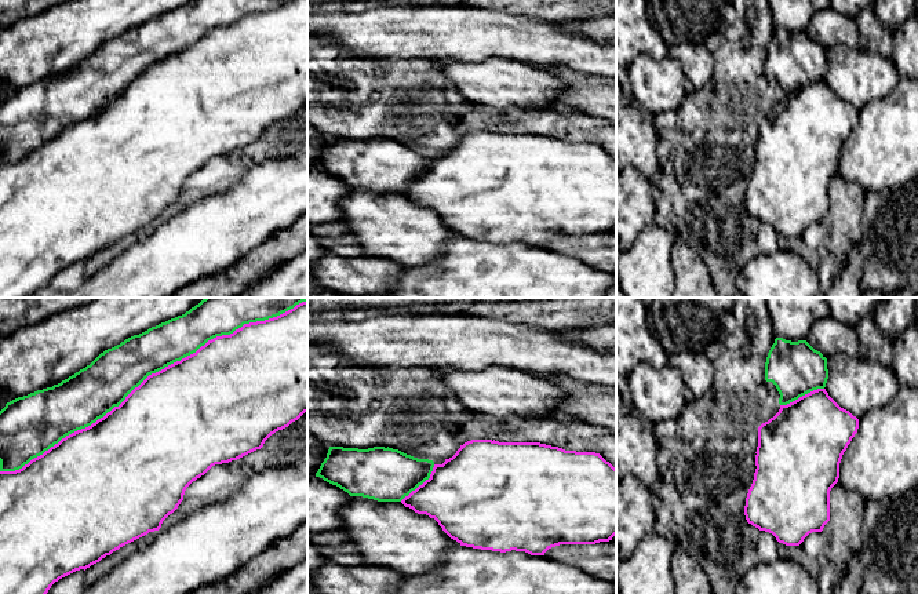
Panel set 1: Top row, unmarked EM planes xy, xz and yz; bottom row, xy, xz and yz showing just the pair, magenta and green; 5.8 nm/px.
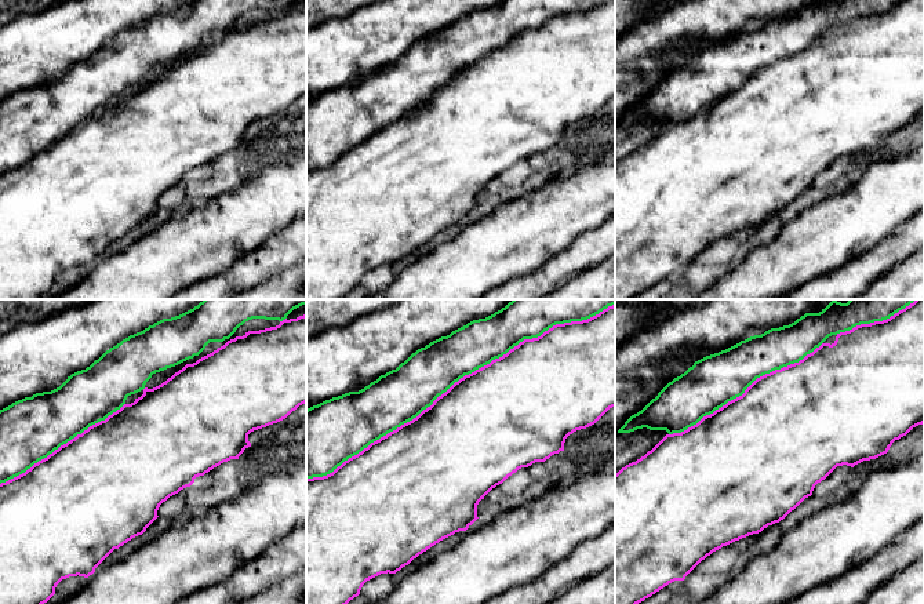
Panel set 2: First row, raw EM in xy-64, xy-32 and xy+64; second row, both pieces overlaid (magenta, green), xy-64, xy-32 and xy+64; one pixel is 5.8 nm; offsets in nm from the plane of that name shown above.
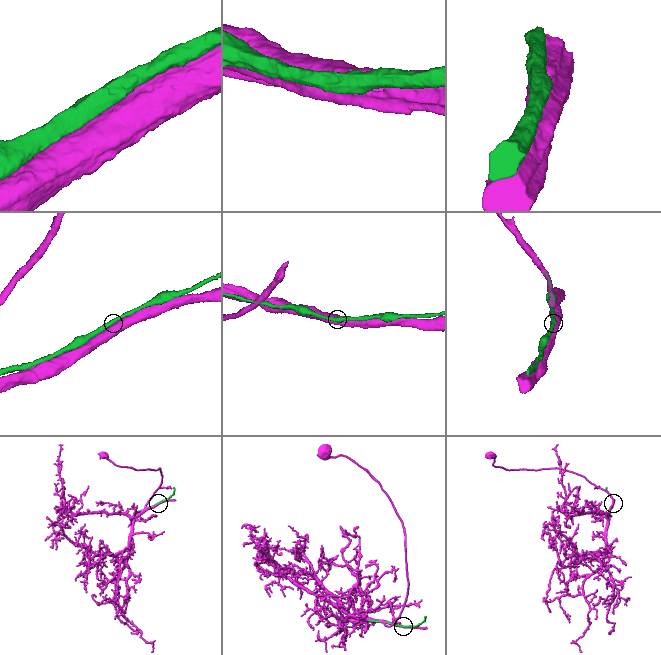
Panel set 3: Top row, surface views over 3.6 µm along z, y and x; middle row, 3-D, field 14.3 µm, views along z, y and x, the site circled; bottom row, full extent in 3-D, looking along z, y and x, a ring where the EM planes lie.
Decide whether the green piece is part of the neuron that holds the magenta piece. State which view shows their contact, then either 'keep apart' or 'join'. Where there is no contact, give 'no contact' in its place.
contact in xy; keep apart

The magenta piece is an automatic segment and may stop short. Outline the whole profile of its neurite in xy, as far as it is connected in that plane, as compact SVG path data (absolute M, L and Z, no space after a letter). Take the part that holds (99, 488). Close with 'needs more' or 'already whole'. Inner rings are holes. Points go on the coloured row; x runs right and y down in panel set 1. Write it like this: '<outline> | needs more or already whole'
M307 302L277 317L244 324L230 335L216 336L196 353L149 375L119 407L91 426L66 436L22 469L0 471L0 594L47 594L59 579L80 569L85 571L120 547L159 531L163 521L178 509L193 481L215 464L229 463L261 449L272 434L288 427L305 412L307 412Z | already whole

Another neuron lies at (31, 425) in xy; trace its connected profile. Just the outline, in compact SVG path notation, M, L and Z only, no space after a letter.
M204 298L182 316L134 335L101 353L90 365L52 387L6 404L0 411L0 471L15 471L66 436L103 418L149 375L196 353L208 340L230 335L244 324L277 317L307 298Z

